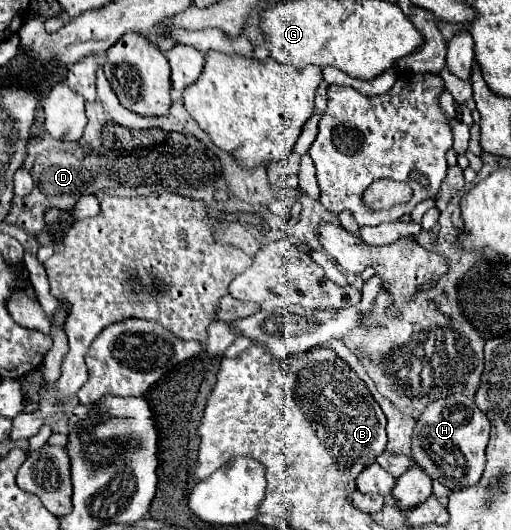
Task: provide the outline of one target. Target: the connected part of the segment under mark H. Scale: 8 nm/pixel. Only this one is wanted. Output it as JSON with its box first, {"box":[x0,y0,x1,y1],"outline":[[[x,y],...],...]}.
{"box":[411,394,491,490],"outline":[[[451,394],[431,402],[415,422],[411,458],[423,468],[423,472],[441,482],[451,490],[461,490],[463,486],[473,486],[479,482],[485,466],[485,448],[489,442],[491,422],[475,406],[473,398],[465,394]]]}

